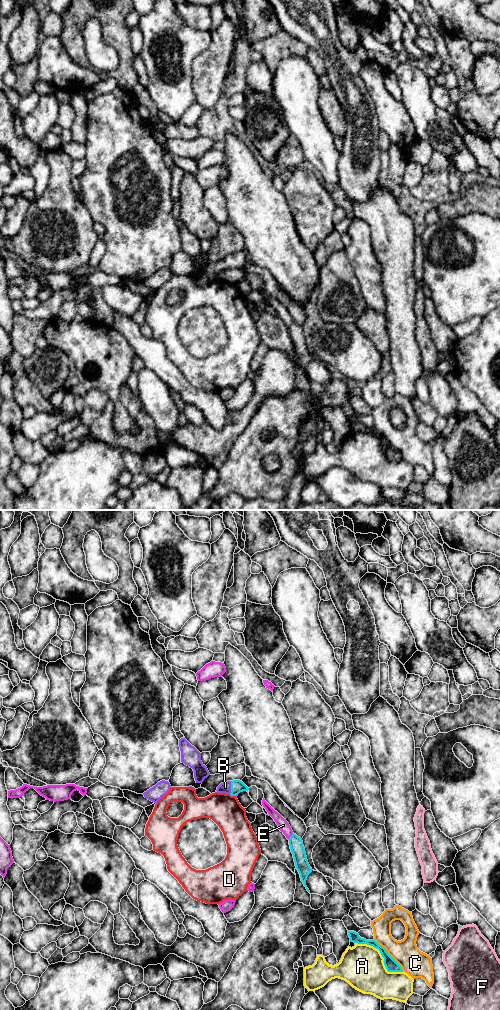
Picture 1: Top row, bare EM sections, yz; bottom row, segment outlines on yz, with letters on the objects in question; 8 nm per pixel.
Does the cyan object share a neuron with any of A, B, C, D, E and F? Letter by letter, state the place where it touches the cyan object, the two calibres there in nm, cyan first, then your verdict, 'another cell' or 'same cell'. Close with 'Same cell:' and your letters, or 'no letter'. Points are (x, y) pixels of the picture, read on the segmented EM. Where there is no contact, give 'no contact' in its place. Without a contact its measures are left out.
A: yz (382, 956) | 100/340 nm | another cell
B: yz (231, 787) | 110/90 nm | same cell
C: yz (388, 954) | 100/220 nm | another cell
D: yz (232, 795) | 110/260 nm | another cell
E: yz (291, 836) | 110/90 nm | another cell
F: yz (460, 927) | 20/360 nm | another cell
Same cell: B

